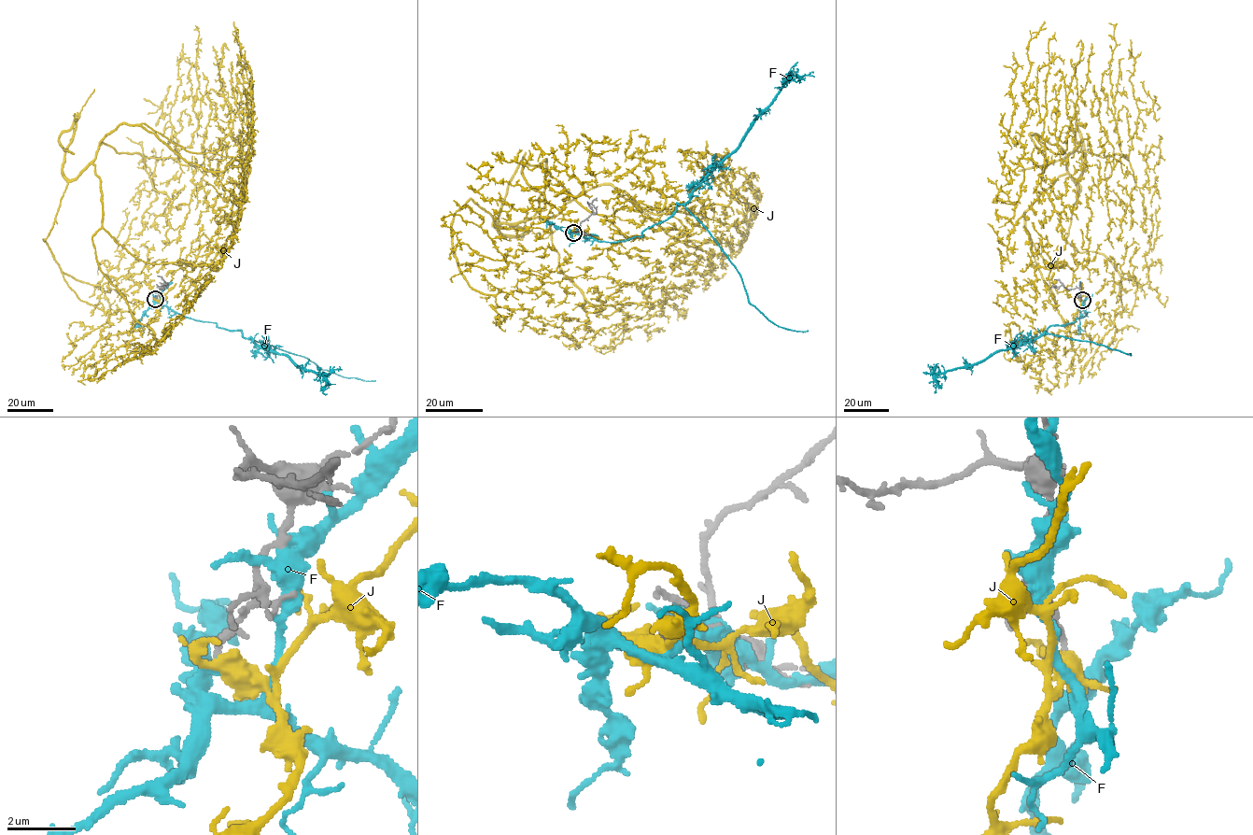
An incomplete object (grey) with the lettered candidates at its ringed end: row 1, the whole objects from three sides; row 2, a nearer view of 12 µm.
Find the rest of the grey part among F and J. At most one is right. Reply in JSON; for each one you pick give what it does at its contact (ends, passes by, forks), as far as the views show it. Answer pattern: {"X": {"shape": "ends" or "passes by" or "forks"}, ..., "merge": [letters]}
{"merge": []}

